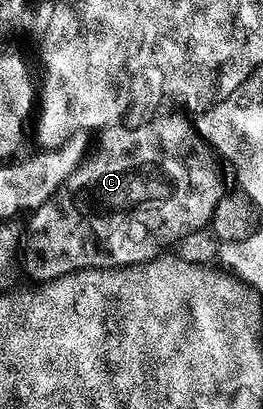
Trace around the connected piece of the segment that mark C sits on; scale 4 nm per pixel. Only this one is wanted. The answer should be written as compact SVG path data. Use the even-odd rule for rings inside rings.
M188 117L185 118L165 118L162 122L151 123L149 127L145 127L145 124L137 124L130 128L128 125L118 124L116 126L107 126L100 131L98 138L101 139L97 142L98 150L95 152L93 150L81 162L80 166L73 171L52 198L49 198L41 207L28 215L29 231L23 234L23 254L25 250L25 270L34 278L32 280L34 283L50 282L52 278L61 278L65 274L73 274L77 270L103 270L123 266L140 266L153 258L162 257L168 251L165 250L168 246L169 249L176 247L177 243L181 242L185 236L191 236L191 232L206 229L212 223L215 208L227 193L225 178L221 175L222 163L219 161L213 147L198 134L196 125Z

